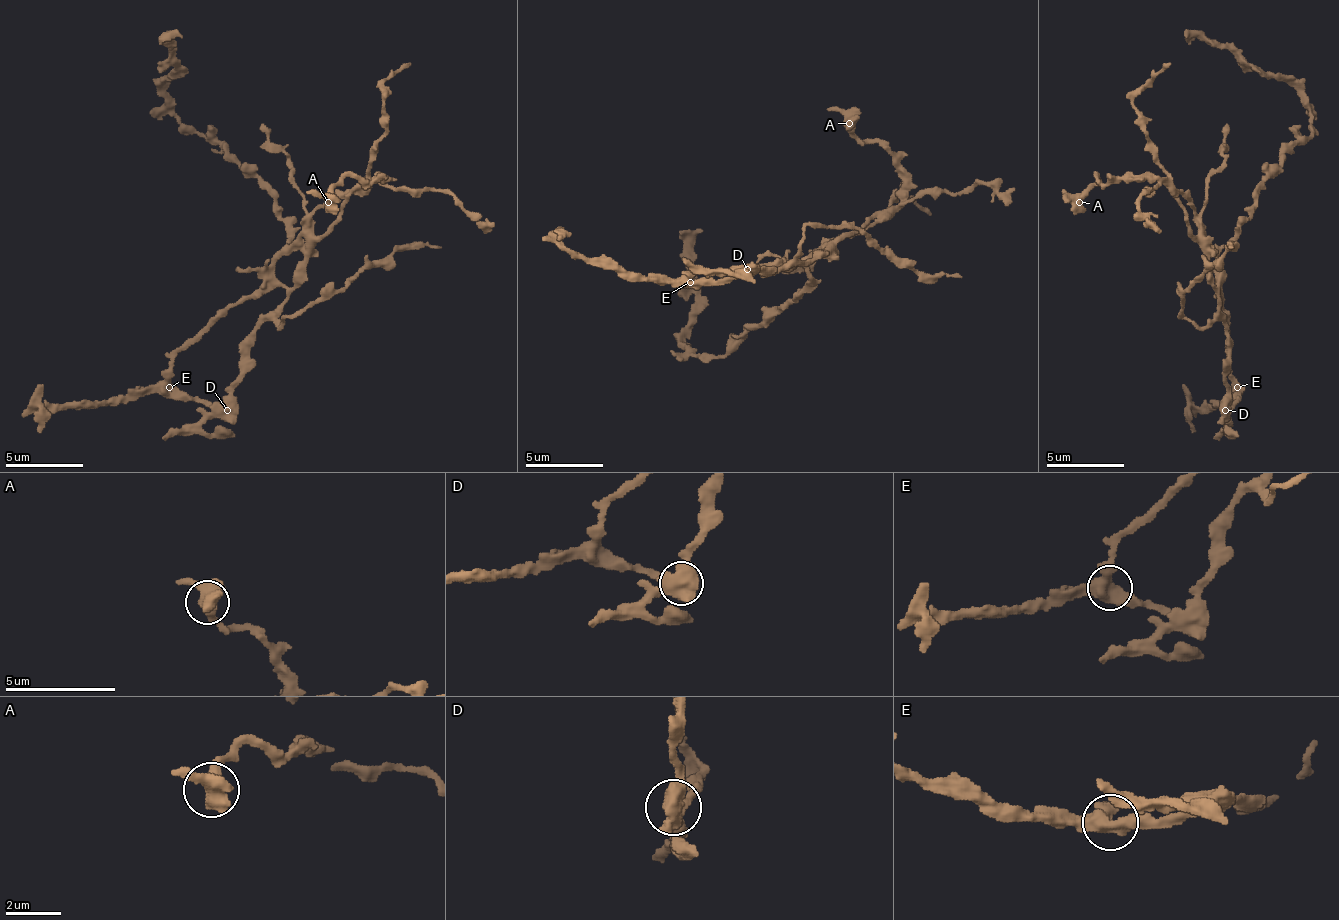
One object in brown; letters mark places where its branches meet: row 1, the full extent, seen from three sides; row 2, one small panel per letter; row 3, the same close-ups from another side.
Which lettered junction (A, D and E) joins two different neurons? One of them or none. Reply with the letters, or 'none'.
D

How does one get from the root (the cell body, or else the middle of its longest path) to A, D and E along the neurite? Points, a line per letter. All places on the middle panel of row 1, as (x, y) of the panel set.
A: (806, 278), (814, 251), (876, 224), (903, 189), (903, 166), (883, 146), (864, 143), (849, 123)
D: (806, 278), (806, 270), (794, 263), (806, 263), (791, 263), (779, 270), (748, 270)
E: (806, 278), (806, 270), (798, 263), (752, 263), (733, 270), (705, 270), (694, 274), (690, 282)

